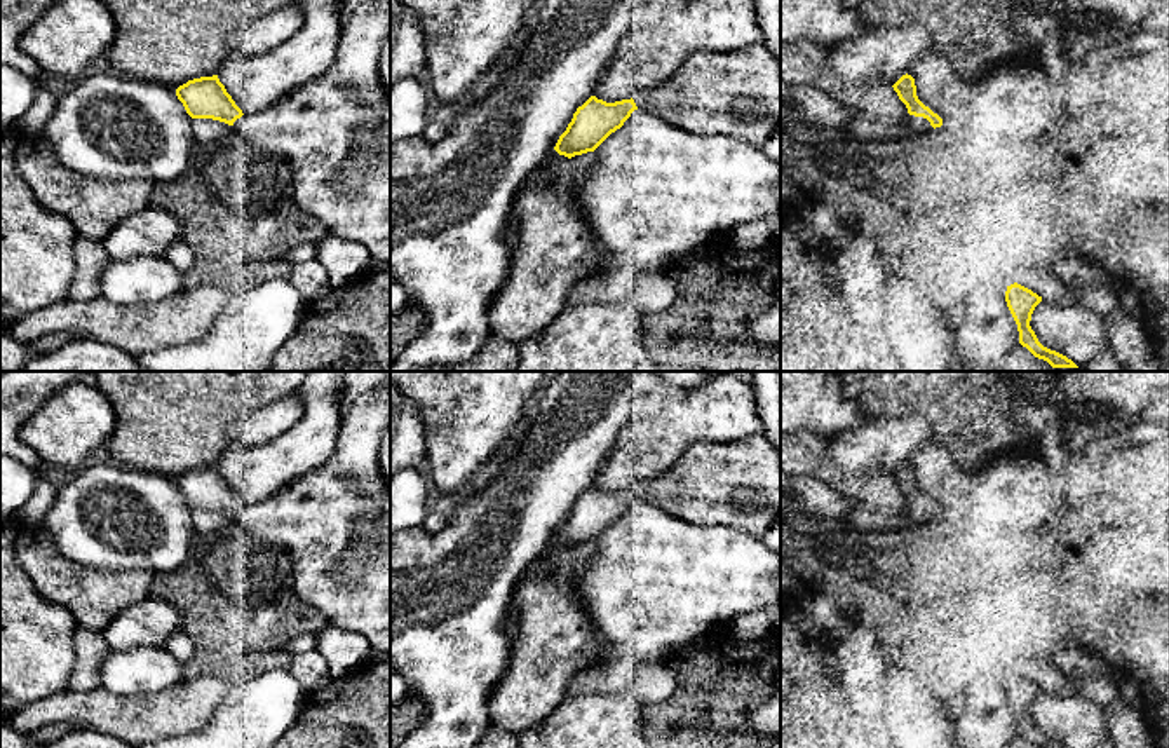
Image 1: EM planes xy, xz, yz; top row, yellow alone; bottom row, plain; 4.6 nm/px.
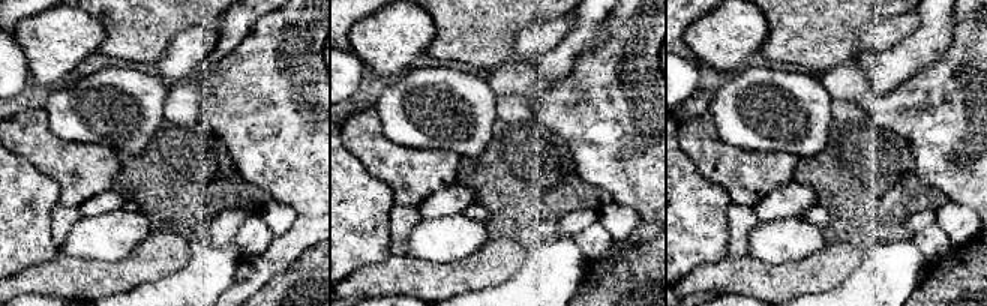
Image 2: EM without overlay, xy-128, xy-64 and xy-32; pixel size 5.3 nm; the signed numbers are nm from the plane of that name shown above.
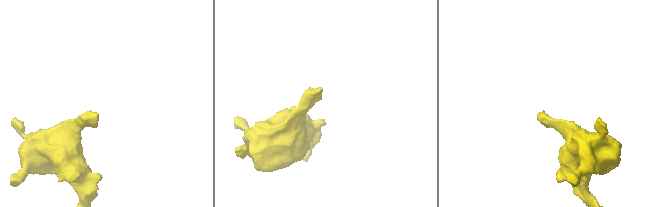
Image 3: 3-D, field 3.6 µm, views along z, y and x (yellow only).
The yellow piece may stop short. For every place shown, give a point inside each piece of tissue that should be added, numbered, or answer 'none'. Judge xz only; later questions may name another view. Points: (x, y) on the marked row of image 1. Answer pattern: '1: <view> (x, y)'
1: xz (737, 93)

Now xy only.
1: xy (335, 133)

